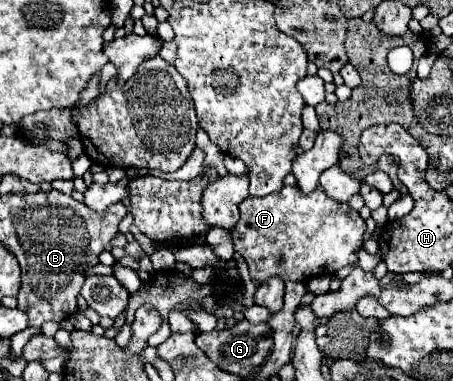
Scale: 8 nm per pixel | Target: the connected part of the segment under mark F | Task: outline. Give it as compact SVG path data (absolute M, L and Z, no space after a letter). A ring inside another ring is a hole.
M283 187L281 191L265 197L247 197L247 201L241 203L239 211L241 219L231 231L235 253L247 261L251 279L259 283L267 281L275 273L285 281L307 281L315 275L331 275L341 267L355 263L357 261L355 251L363 247L365 221L361 219L359 211L351 209L347 203L337 203L325 197L325 193L321 193L321 187L309 193L309 197L301 197L301 193L297 193L297 187Z

